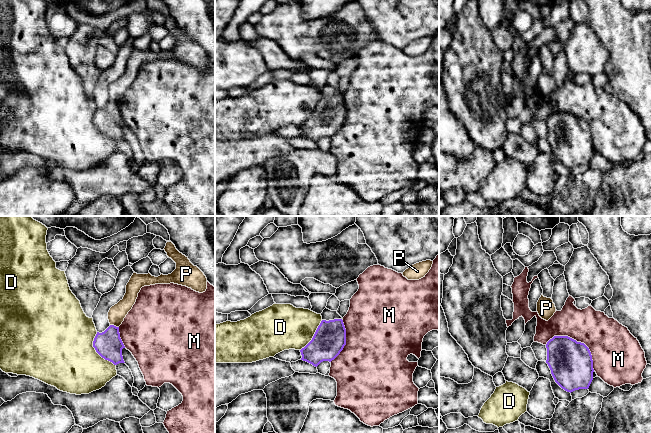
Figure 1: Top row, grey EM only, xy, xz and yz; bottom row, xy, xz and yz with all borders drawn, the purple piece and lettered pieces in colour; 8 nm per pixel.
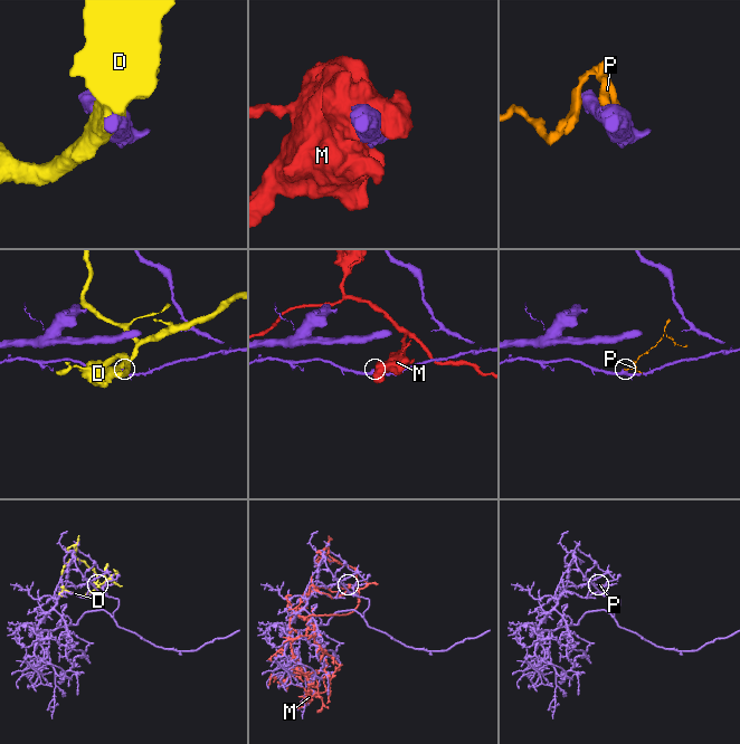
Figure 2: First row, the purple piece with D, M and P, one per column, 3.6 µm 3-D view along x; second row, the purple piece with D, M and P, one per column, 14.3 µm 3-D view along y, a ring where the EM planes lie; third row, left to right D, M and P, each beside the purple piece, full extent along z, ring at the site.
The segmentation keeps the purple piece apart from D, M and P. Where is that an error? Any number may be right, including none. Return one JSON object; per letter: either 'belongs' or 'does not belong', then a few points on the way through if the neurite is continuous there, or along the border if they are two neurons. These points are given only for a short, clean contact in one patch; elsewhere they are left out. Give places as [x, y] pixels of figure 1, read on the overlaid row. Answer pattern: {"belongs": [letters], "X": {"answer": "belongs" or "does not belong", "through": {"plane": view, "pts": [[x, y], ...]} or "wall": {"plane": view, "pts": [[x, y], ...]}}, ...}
{"belongs": [], "D": {"answer": "does not belong"}, "M": {"answer": "does not belong"}, "P": {"answer": "does not belong", "wall": {"plane": "xy", "pts": [[110, 324], [118, 327]]}}}

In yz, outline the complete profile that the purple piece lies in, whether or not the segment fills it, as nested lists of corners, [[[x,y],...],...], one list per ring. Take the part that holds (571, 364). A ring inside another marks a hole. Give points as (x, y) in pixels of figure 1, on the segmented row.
[[[554,336],[547,344],[547,360],[555,382],[565,391],[588,389],[593,380],[589,348],[568,336]]]

